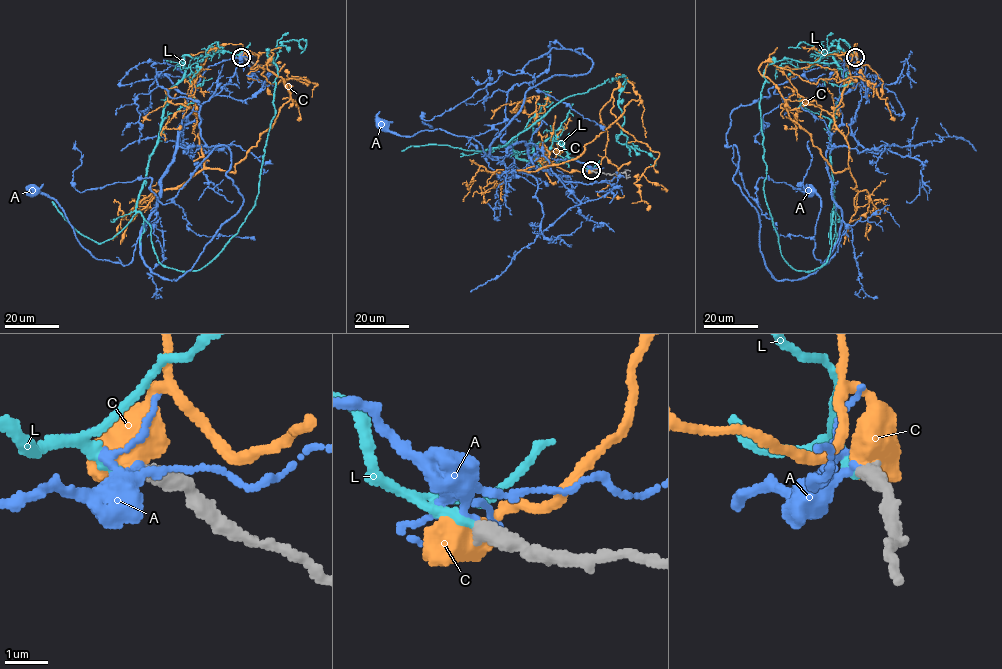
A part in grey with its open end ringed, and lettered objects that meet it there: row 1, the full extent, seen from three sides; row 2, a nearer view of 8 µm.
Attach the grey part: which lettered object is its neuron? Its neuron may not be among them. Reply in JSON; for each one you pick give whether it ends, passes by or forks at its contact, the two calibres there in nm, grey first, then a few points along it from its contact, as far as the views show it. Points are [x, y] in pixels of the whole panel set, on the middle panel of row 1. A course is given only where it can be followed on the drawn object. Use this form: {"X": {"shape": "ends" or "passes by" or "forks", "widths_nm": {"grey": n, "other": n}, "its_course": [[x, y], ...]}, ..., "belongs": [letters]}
{"L": {"shape": "ends", "widths_nm": {"grey": 440, "other": 190}, "its_course": [[591, 170], [551, 138], [531, 159], [510, 145], [485, 151], [623, 74], [617, 140], [650, 164]]}, "belongs": ["L"]}

